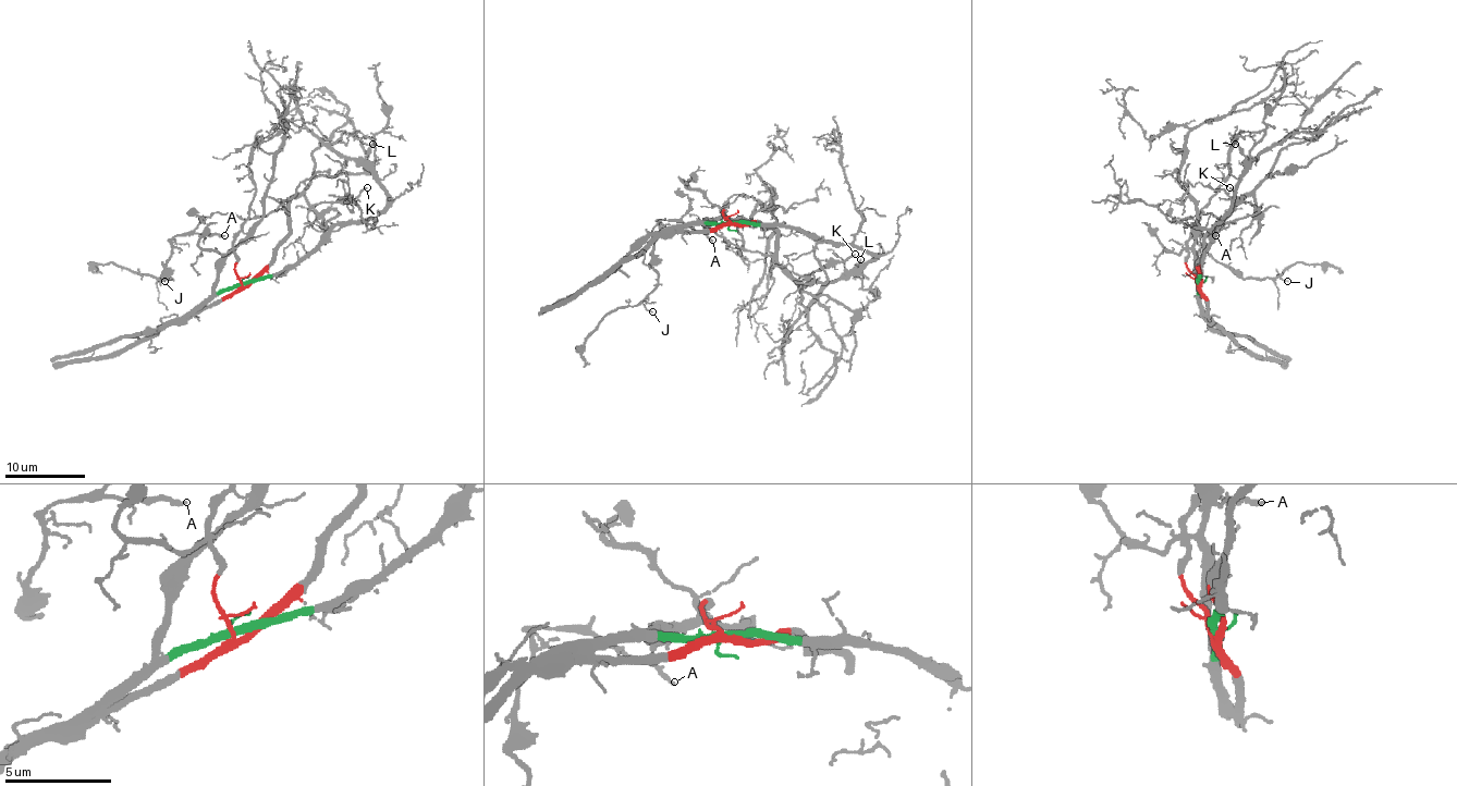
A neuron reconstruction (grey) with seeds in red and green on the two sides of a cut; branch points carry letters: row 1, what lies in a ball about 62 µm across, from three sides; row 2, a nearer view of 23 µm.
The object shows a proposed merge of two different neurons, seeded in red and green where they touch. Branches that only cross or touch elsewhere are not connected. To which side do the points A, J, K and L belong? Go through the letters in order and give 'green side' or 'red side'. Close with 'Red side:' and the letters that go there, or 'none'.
A: red side
J: red side
K: red side
L: green side
Red side: A, J, K

